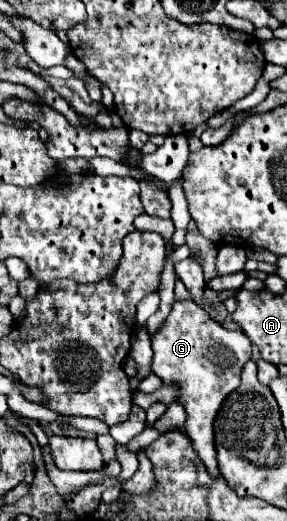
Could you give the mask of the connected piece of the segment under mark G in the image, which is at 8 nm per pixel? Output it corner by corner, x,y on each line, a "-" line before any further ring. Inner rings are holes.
183,299
183,301
173,301
169,317
163,321
163,325
157,329
157,333
151,337
151,347
155,351
153,357
153,373
163,379
163,383
177,381
181,385
181,397
179,401
185,405
187,411
187,421
185,421
185,431
189,437
193,437
195,451
211,469
213,473
219,473
217,469
217,459
215,459
215,449
213,449
213,419
215,413
219,411
221,401
239,387
241,379
241,369
243,365
251,359
251,341
247,339
245,333
241,331
227,331
223,329
217,321
213,321
195,301

